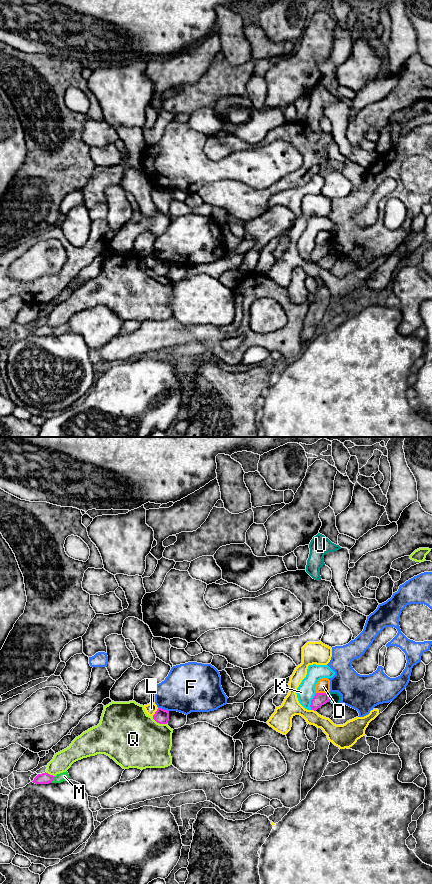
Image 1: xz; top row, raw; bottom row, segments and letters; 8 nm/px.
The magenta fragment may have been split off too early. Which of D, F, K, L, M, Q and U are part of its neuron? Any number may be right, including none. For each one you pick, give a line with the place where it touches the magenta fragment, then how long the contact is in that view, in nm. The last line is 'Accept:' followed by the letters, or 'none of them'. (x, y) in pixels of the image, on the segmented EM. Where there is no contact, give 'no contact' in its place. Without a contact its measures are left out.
Accept: none of them

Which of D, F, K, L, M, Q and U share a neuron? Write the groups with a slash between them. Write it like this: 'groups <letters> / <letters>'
groups D / F / K / L / M / Q / U

